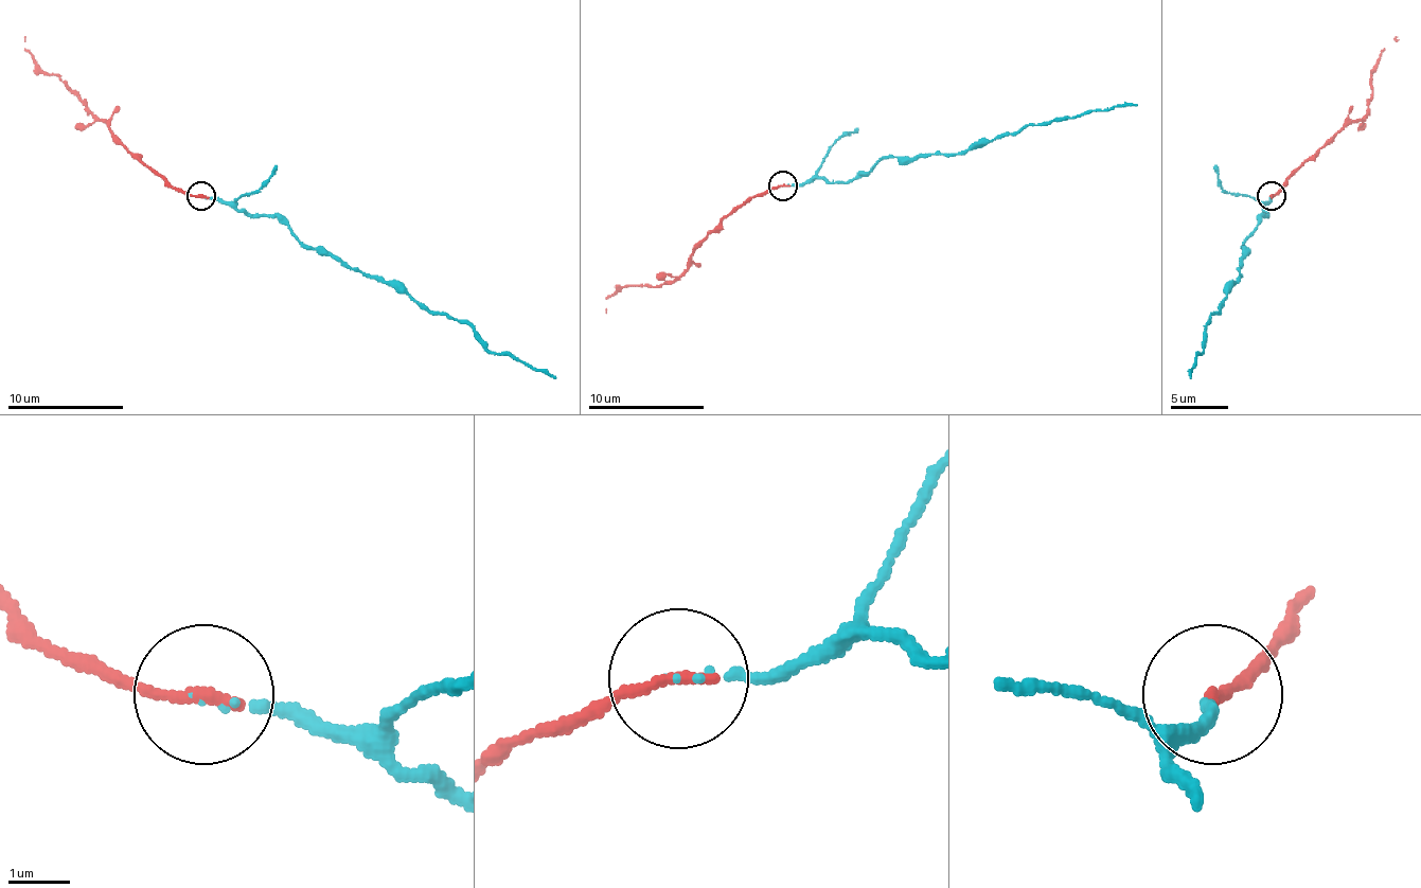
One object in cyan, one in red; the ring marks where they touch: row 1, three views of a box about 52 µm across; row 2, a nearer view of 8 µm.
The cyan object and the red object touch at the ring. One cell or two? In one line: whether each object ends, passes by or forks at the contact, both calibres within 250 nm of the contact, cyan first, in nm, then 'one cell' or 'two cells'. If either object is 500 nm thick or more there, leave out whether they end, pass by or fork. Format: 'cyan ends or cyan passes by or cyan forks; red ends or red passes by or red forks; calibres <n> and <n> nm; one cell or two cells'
cyan ends; red ends; calibres 50 and 200 nm; one cell

